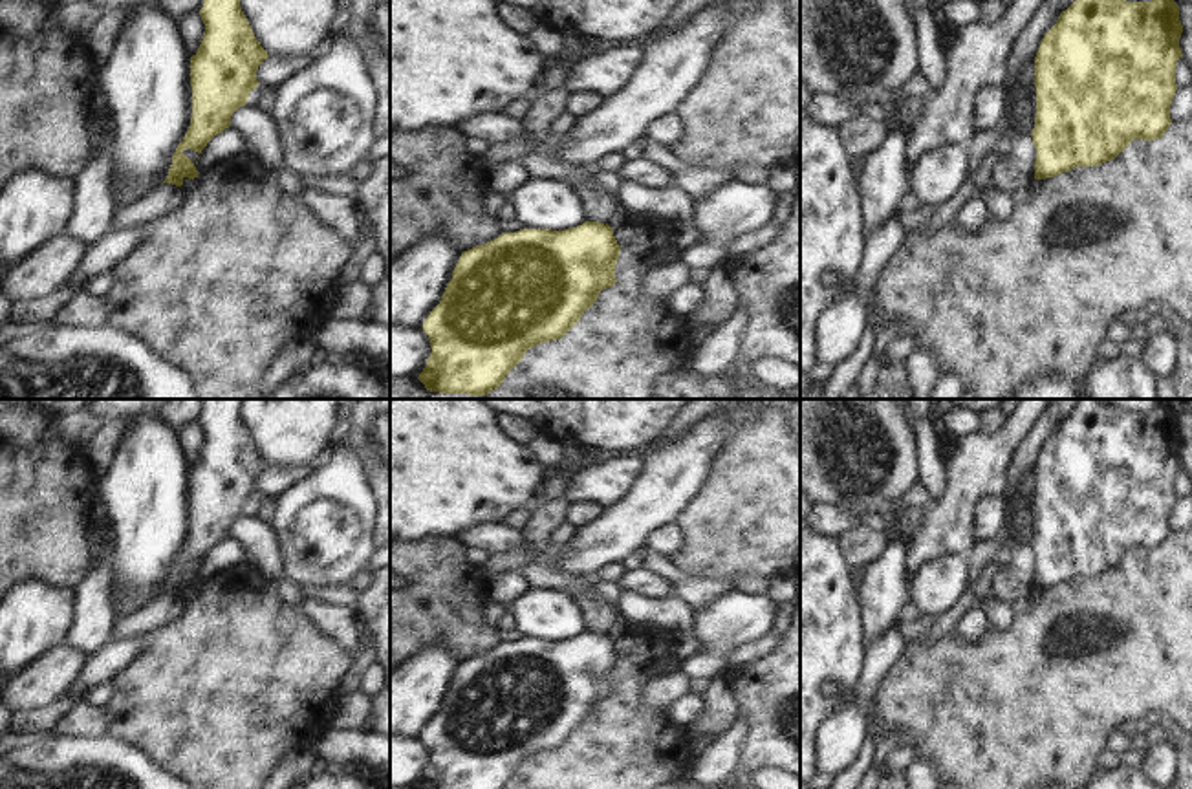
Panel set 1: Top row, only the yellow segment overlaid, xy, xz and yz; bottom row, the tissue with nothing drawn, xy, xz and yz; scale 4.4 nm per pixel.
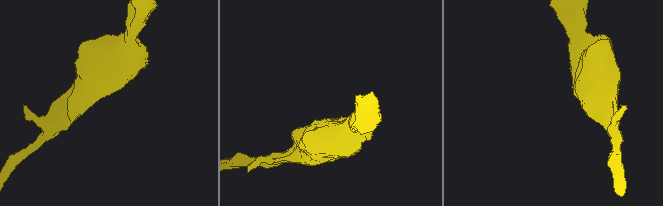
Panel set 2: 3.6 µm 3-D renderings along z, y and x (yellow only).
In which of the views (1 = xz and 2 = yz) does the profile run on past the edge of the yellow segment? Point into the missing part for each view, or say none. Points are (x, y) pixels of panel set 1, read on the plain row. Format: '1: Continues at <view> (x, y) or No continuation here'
1: No continuation here
2: No continuation here.

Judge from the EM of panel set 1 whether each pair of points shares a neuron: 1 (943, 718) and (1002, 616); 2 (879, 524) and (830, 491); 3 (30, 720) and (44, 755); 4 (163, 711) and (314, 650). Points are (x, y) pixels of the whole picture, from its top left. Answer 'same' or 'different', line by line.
1: different
2: different
3: different
4: same

